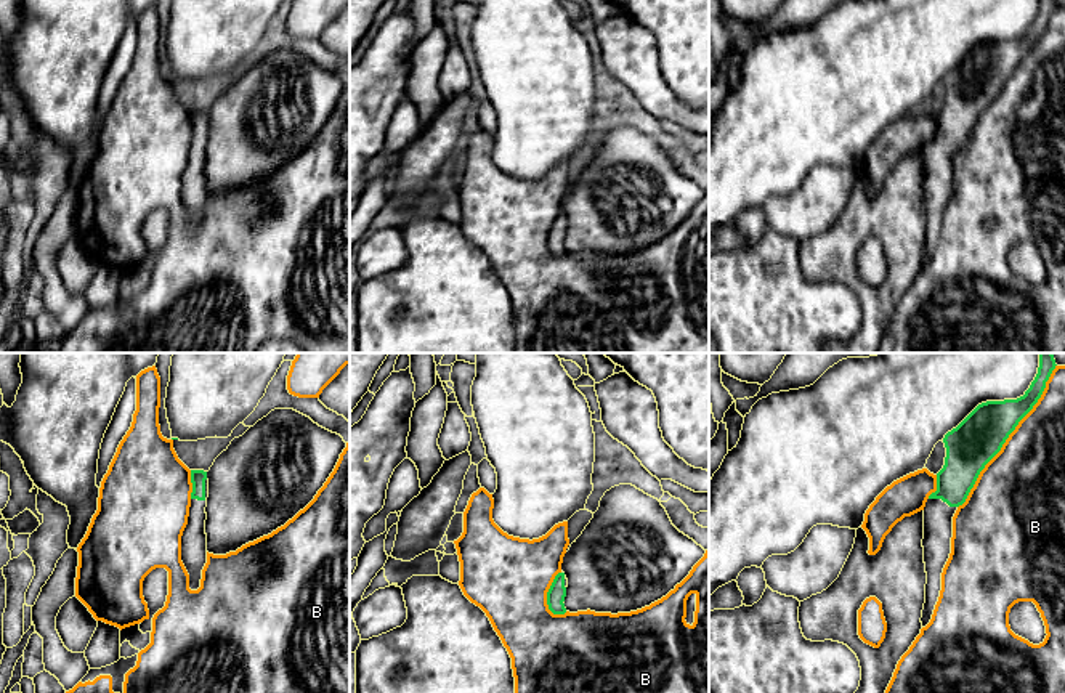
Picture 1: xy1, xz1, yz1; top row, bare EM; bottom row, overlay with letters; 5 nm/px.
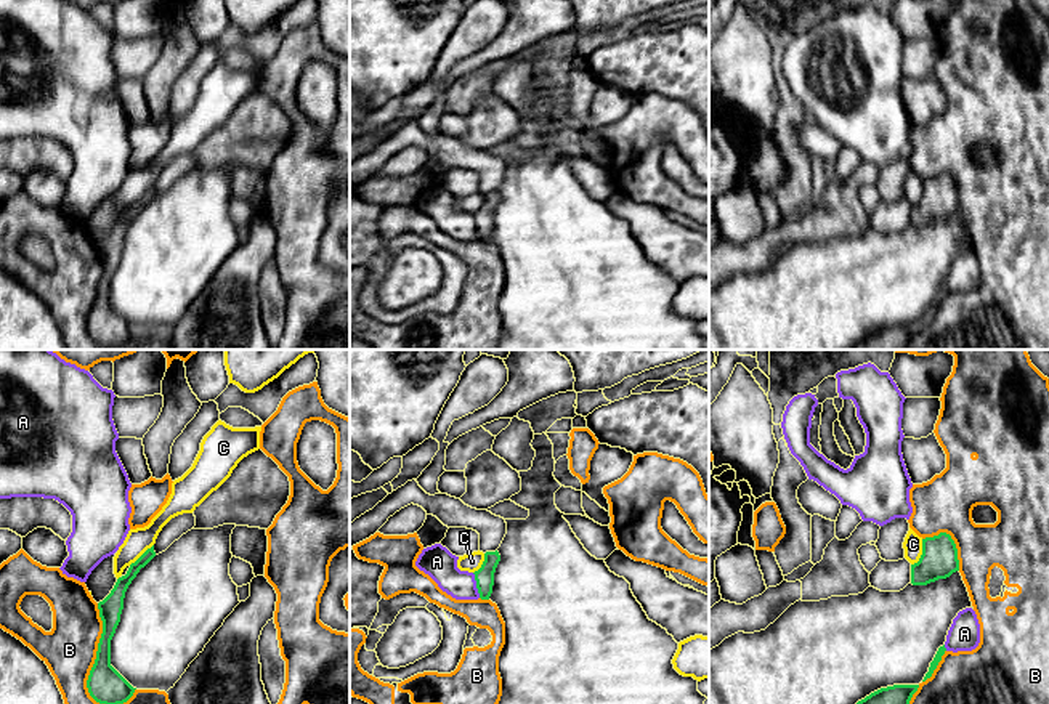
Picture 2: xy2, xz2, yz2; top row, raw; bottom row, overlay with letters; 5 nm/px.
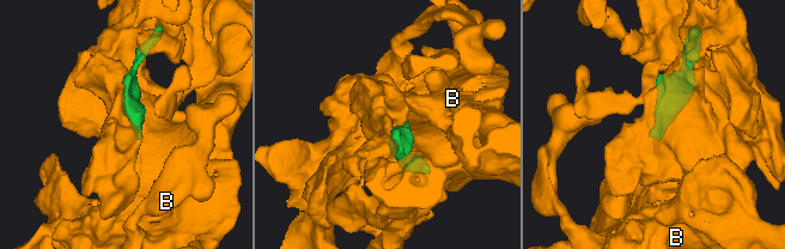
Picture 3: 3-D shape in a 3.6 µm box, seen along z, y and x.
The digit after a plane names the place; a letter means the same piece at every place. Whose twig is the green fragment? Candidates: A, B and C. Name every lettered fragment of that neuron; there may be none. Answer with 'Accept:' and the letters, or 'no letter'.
Accept: no letter

